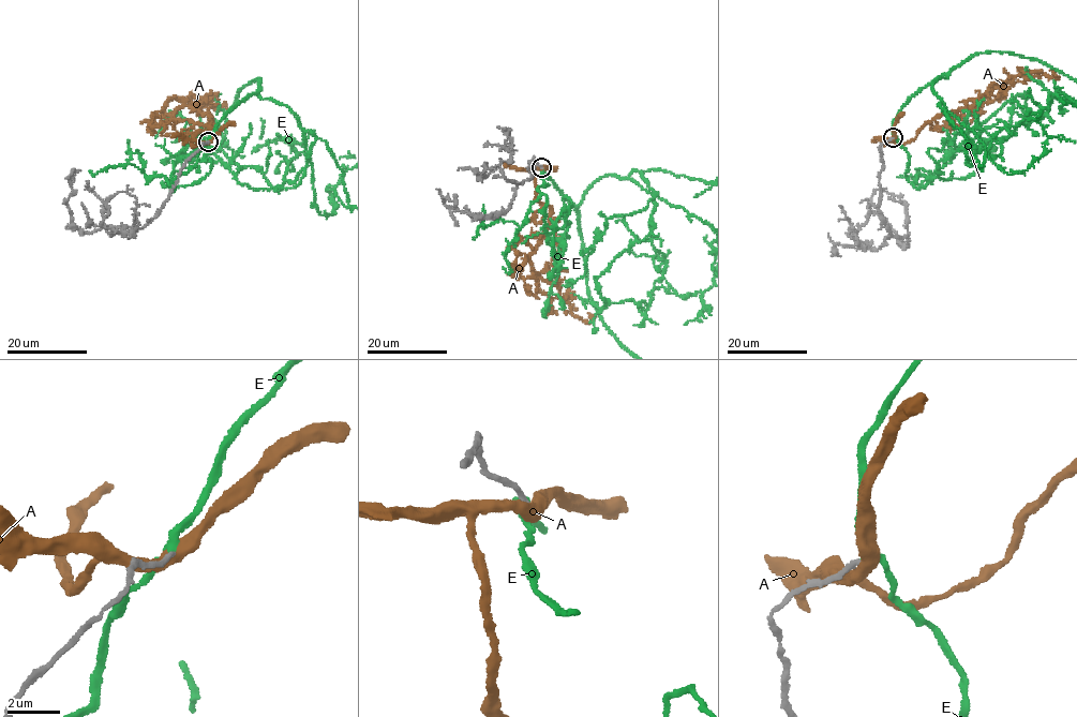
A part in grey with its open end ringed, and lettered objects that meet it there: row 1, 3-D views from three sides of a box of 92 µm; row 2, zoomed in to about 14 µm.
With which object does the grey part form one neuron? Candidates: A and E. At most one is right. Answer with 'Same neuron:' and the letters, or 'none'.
Same neuron: E

